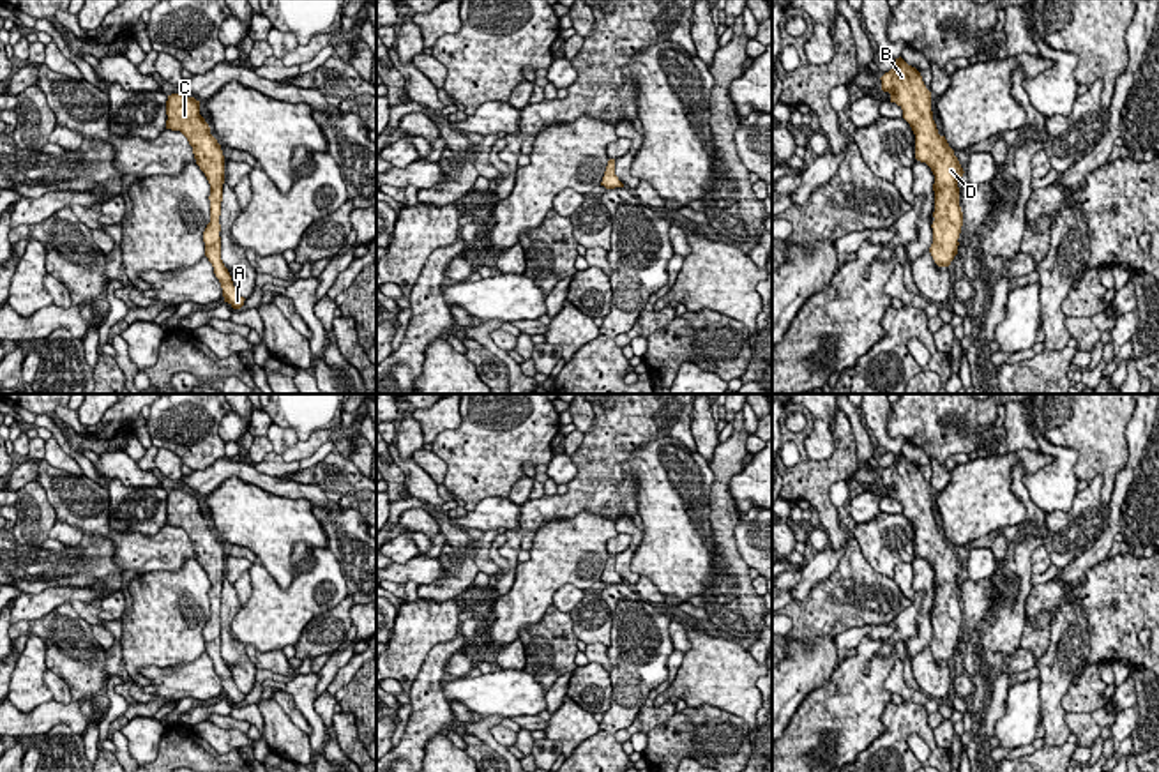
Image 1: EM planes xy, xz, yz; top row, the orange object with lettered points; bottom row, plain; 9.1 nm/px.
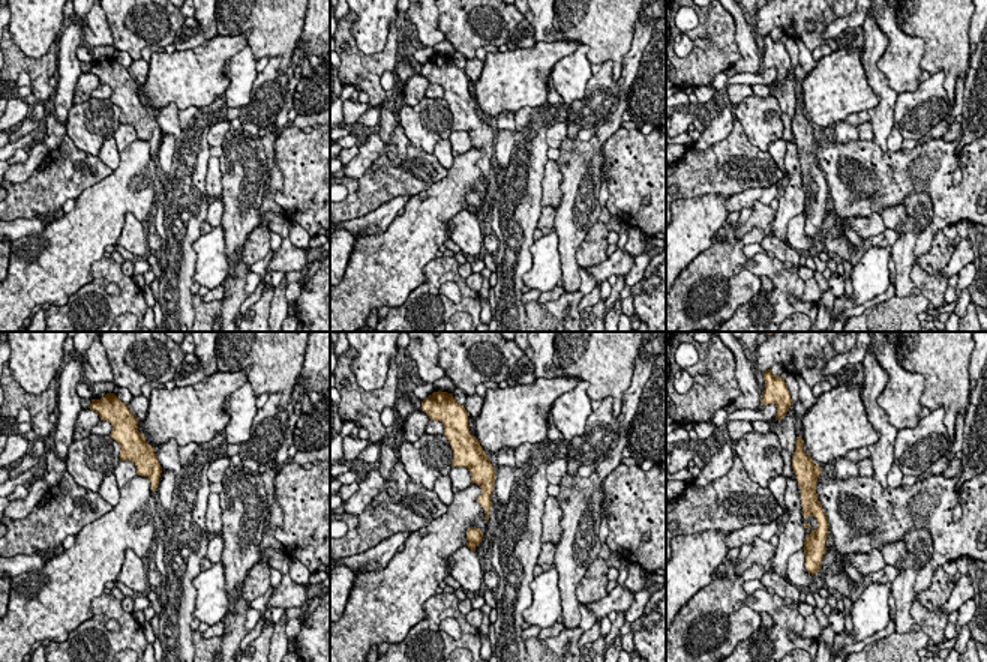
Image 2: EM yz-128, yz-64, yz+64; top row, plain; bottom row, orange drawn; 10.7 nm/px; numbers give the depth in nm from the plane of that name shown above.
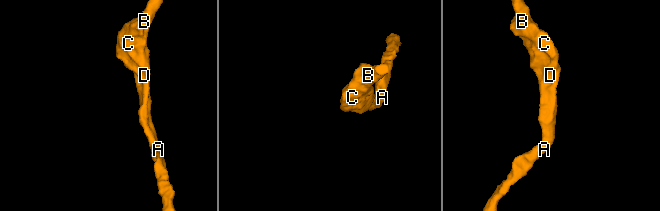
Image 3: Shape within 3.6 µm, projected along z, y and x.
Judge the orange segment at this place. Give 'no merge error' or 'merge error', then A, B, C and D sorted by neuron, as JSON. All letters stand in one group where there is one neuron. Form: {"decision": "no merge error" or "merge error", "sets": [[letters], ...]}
{"decision": "no merge error", "sets": [["A", "B", "C", "D"]]}

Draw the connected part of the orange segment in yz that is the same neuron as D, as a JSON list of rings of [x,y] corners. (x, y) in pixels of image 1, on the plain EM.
[[[899,452],[880,475],[882,486],[889,488],[890,498],[903,505],[903,514],[915,530],[915,555],[926,558],[935,571],[935,617],[929,648],[938,662],[949,662],[958,650],[963,622],[958,578],[965,567],[945,532],[938,530],[931,507],[931,488],[920,468]]]

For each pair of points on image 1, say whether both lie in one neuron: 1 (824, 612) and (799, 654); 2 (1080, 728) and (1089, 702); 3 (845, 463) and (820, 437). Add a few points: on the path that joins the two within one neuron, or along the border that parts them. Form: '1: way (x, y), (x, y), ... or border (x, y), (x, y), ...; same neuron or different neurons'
1: border (790, 636), (808, 645), (820, 636), (834, 638); different neurons
2: border (1106, 700), (1101, 707), (1087, 712), (1066, 712); different neurons
3: border (836, 412), (833, 453), (810, 460); different neurons

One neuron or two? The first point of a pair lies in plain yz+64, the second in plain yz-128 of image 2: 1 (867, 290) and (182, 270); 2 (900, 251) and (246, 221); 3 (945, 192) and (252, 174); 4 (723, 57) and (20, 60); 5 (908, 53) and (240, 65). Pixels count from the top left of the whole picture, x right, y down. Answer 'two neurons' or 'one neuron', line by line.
1: two neurons
2: one neuron
3: two neurons
4: one neuron
5: one neuron

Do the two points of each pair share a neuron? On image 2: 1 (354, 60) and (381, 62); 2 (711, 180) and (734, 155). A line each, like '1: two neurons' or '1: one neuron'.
1: one neuron
2: one neuron

